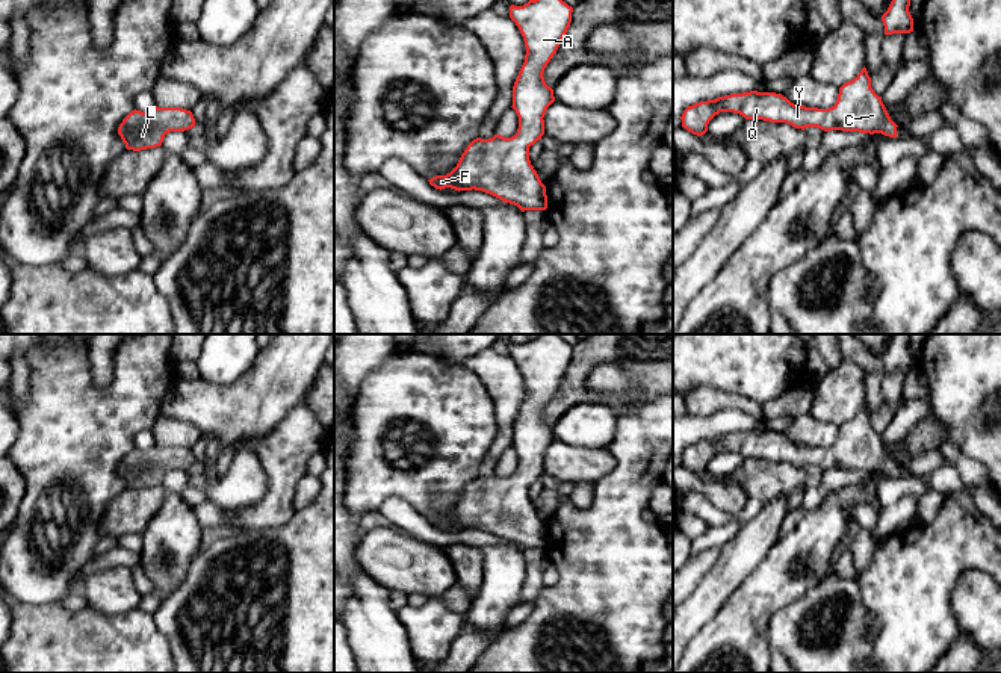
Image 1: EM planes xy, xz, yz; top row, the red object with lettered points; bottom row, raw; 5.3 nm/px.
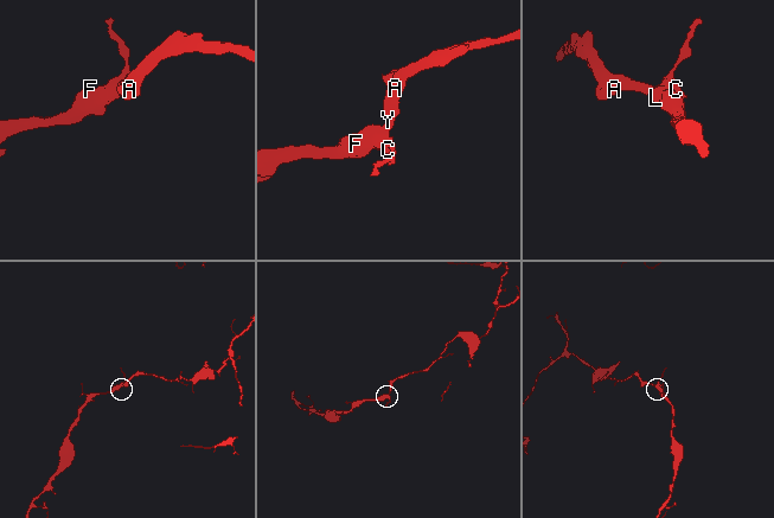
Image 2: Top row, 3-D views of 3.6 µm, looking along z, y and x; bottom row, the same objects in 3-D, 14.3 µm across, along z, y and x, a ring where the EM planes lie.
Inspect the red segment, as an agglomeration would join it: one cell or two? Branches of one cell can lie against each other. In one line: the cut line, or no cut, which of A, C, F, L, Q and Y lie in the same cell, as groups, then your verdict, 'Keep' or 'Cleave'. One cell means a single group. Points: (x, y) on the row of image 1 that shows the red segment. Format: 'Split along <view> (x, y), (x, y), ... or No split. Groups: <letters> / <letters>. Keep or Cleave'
No split. Groups: A C F L Q Y. Keep

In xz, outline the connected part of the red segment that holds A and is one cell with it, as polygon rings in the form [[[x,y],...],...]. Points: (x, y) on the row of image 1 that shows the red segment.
[[[529,0],[523,6],[510,6],[510,18],[519,27],[525,47],[525,62],[513,86],[513,109],[519,116],[517,133],[511,138],[494,135],[490,139],[473,139],[461,154],[457,166],[446,175],[429,181],[435,189],[482,191],[525,210],[546,210],[546,186],[529,160],[529,147],[544,135],[544,113],[555,101],[553,89],[546,85],[543,73],[556,53],[572,23],[573,8],[562,0]]]

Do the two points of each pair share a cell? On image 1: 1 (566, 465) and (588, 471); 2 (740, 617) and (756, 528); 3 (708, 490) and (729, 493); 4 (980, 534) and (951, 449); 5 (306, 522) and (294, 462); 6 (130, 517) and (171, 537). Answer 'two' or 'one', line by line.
1: one
2: two
3: one
4: two
5: two
6: two

